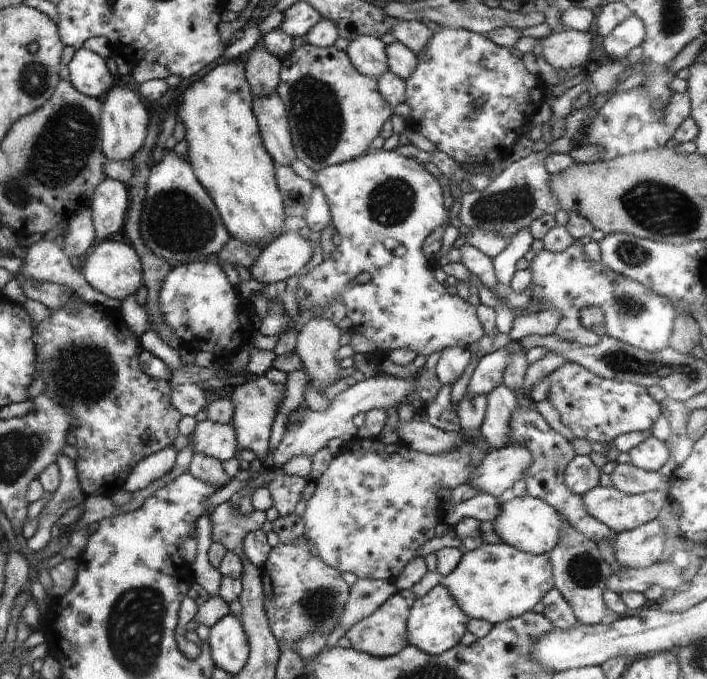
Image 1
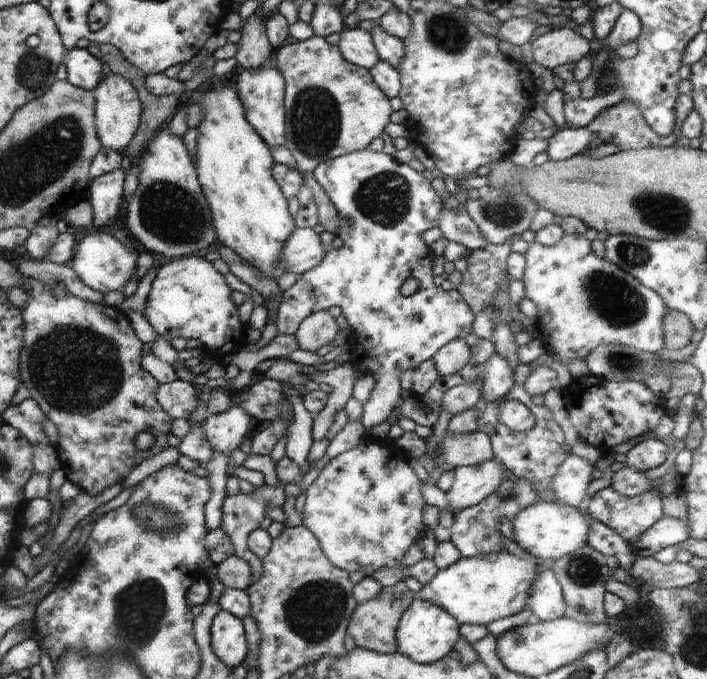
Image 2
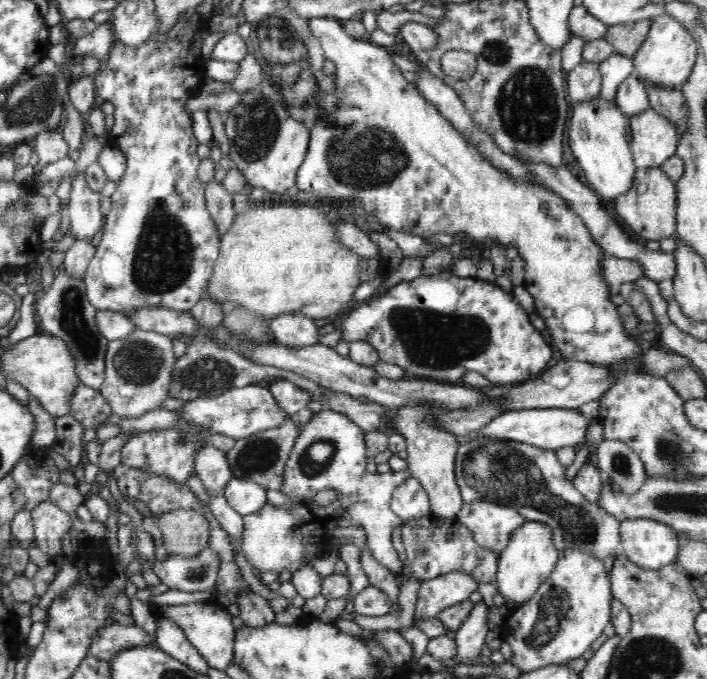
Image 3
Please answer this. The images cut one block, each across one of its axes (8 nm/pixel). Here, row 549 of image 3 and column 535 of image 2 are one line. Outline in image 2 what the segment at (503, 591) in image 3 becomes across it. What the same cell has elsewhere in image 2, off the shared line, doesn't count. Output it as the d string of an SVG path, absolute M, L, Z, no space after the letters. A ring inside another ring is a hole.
M544 500L522 510L513 520L513 540L528 554L558 561L587 543L588 526L578 509Z

